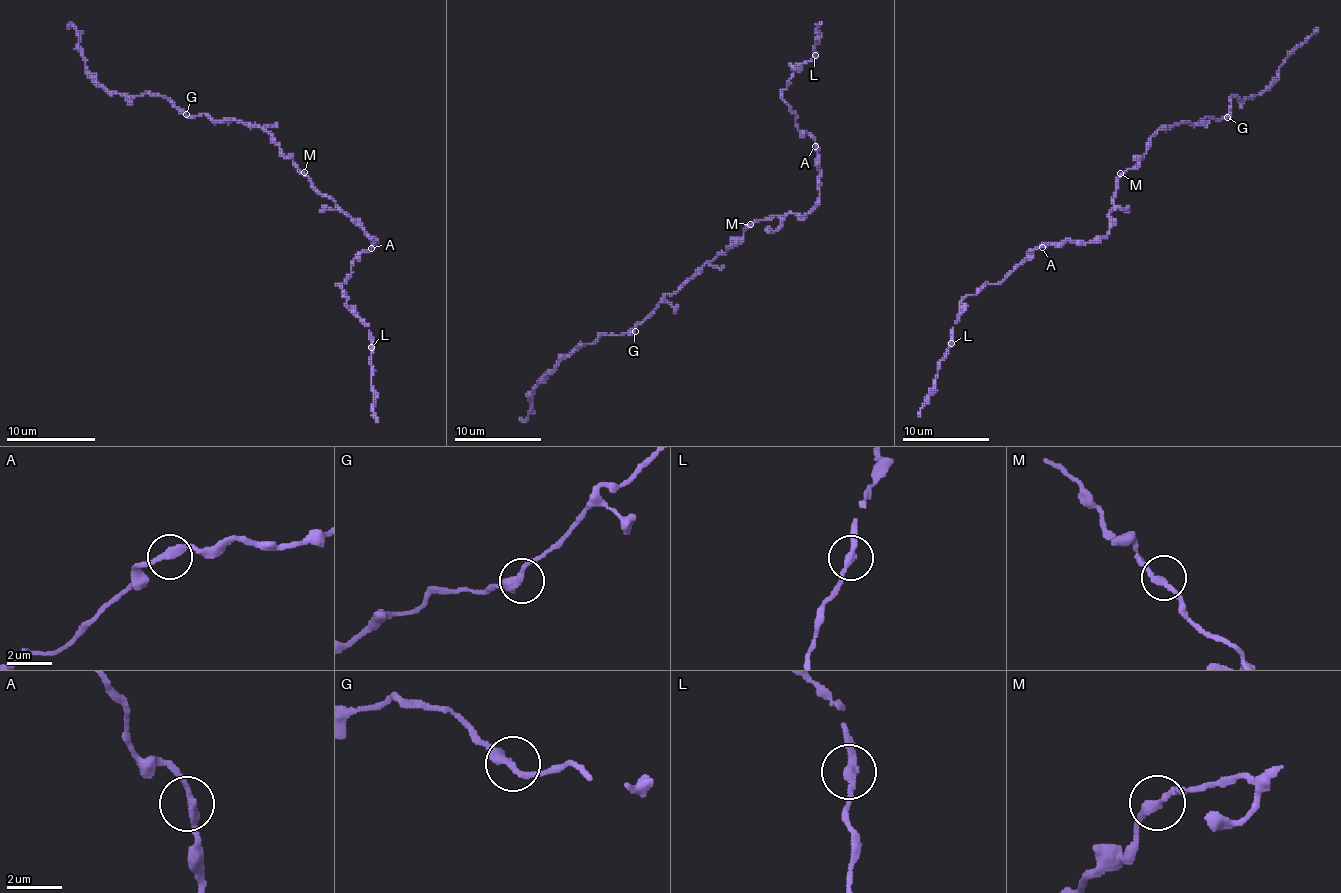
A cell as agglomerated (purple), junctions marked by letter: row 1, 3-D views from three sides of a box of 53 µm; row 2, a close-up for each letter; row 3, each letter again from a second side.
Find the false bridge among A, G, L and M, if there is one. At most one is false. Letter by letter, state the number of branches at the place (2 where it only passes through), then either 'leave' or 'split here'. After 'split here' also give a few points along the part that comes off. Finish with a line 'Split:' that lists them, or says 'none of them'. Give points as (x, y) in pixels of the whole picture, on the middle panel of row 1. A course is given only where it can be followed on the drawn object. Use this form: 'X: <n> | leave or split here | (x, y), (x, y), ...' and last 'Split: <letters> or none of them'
A: 2 | leave
G: 2 | leave
L: 2 | split here | (815, 55), (815, 39), (822, 22)
M: 2 | leave
Split: L

